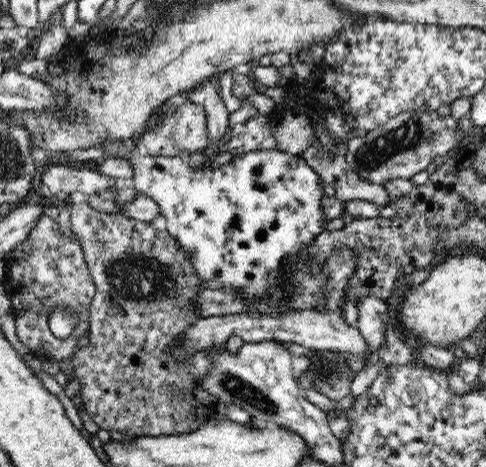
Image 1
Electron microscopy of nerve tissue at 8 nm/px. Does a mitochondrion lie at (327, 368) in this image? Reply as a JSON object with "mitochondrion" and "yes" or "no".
{"mitochondrion":"yes"}

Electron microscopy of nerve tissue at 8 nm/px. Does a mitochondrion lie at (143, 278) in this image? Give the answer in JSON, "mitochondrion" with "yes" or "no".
{"mitochondrion":"yes"}

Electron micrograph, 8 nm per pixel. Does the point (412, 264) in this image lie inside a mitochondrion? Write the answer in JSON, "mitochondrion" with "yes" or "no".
{"mitochondrion":"no"}

